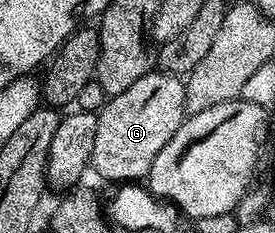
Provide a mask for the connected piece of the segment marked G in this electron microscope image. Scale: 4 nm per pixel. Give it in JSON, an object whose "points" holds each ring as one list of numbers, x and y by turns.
{"points":[[150,72,139,76,127,92,112,95,97,114,92,169,114,184,144,179,155,156,163,152,163,144,175,136,186,117,185,83,178,75]]}

